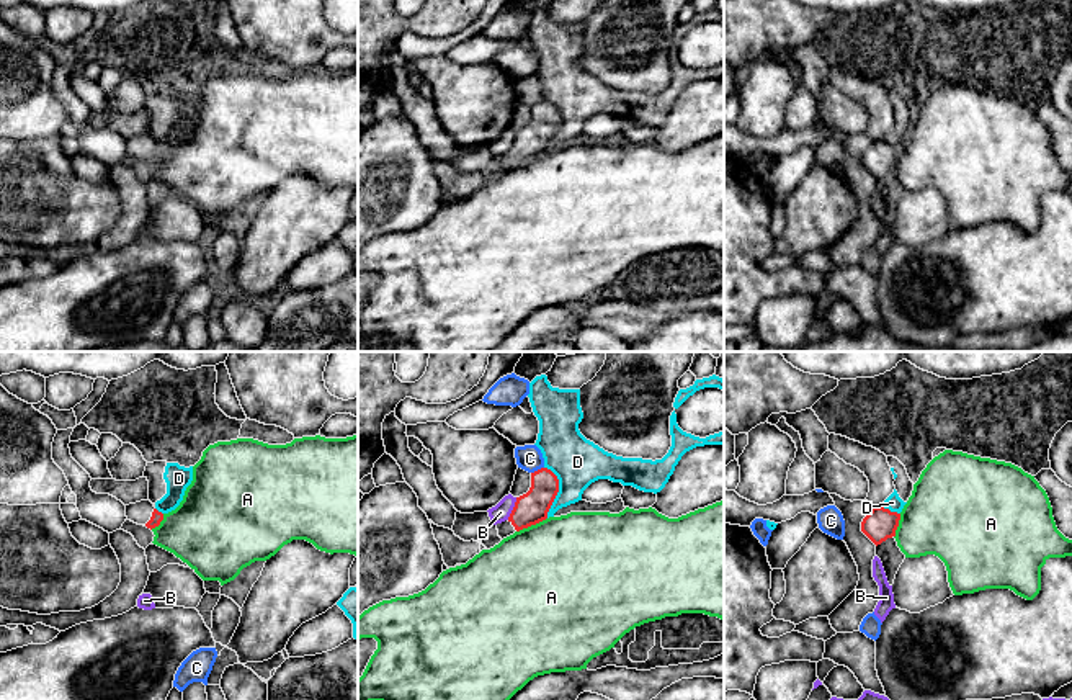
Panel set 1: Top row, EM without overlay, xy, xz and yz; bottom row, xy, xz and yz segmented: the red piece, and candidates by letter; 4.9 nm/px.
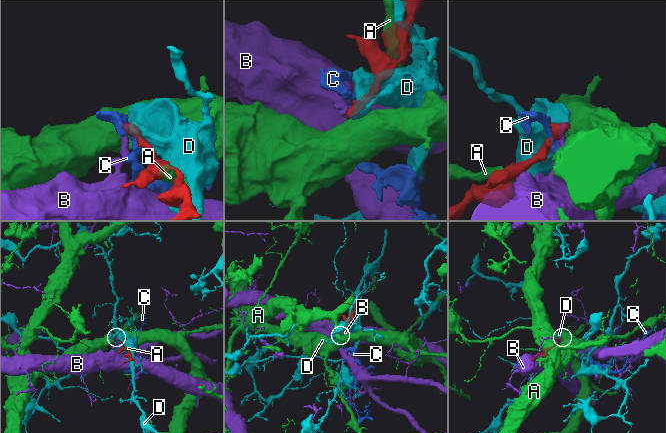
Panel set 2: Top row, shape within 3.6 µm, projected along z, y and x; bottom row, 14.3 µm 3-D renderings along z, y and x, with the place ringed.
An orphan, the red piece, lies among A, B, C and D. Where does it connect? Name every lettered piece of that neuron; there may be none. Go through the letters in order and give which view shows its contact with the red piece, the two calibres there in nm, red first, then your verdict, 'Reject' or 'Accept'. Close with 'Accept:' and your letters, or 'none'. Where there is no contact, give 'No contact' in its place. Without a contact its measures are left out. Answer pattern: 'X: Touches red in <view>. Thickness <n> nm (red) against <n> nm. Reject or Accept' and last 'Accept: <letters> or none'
A: Touches red in xz. Thickness 160 nm (red) against 480 nm. Reject
B: Touches red in xz. Thickness 160 nm (red) against 90 nm. Reject
C: Touches red in xz. Thickness 160 nm (red) against 130 nm. Reject
D: Touches red in xz. Thickness 160 nm (red) against 240 nm. Reject
Accept: none

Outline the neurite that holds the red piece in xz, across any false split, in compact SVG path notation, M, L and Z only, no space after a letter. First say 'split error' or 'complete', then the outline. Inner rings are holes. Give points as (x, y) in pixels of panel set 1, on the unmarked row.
split error | M541 101L531 106L529 124L516 131L510 150L497 157L498 170L503 173L515 165L546 154L557 126L559 113L551 103Z

